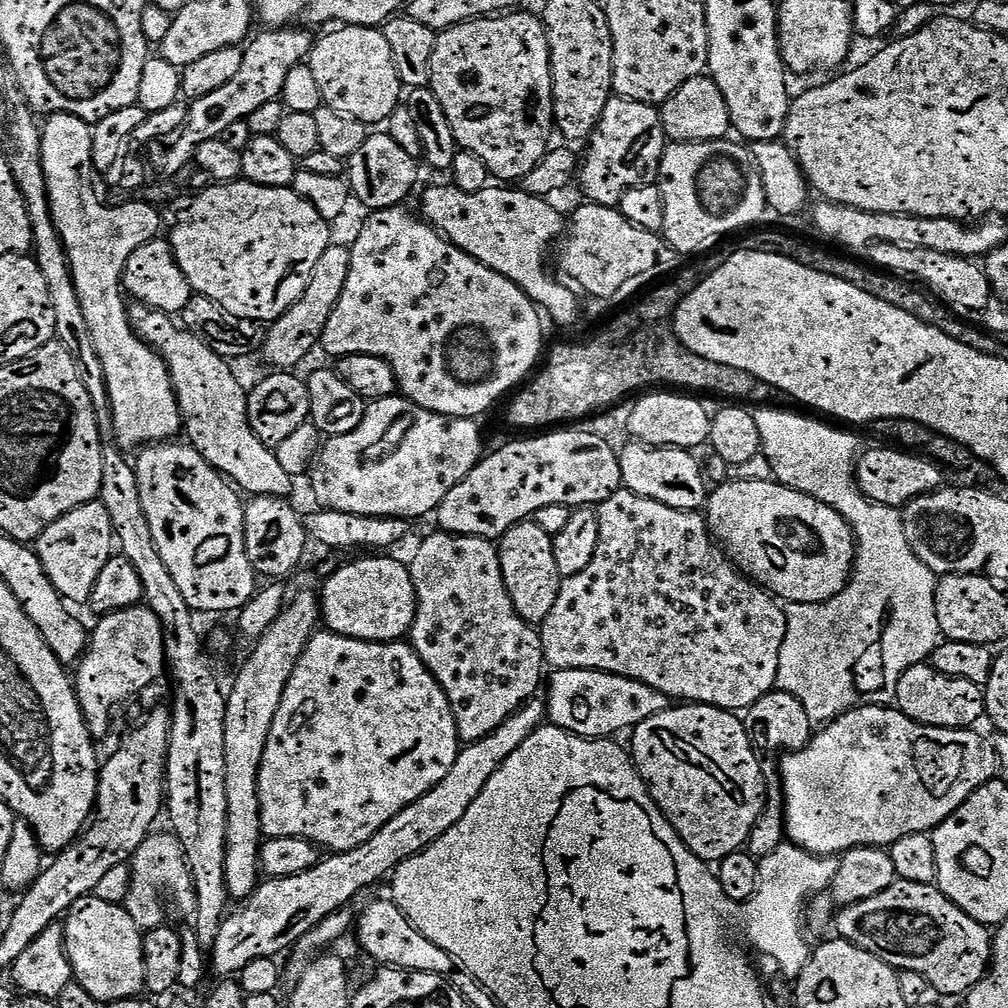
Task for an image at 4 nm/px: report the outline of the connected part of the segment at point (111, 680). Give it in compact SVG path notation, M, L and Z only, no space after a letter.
M147 606L120 609L95 621L96 629L91 629L87 637L87 649L75 665L74 687L78 706L84 715L86 726L93 738L101 738L112 728L112 711L116 704L124 704L131 696L144 692L160 675L165 675L166 661L164 658L164 631L162 622Z

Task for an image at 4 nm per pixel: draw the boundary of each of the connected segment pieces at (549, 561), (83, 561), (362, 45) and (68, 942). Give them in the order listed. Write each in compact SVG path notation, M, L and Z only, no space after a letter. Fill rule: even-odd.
M534 520L515 524L498 542L500 565L507 593L518 614L528 624L539 626L554 608L560 589L561 574L554 559L552 537Z
M99 500L76 507L69 514L52 523L36 541L36 553L62 600L85 605L102 572L114 554L115 532L109 511Z
M340 26L329 36L315 41L306 63L314 70L314 78L318 81L318 90L322 90L324 104L334 110L342 110L342 114L350 114L364 124L383 125L394 109L402 104L402 85L398 78L398 70L394 70L394 58L390 58L390 46L386 43L383 31L379 27L358 28Z
M100 894L78 898L63 917L64 945L75 983L94 994L101 1005L131 1000L145 991L144 938L136 918L124 909L123 903L111 904Z

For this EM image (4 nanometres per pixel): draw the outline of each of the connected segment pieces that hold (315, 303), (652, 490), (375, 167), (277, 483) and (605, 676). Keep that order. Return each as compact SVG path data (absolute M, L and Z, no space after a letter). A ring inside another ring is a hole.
M339 242L328 245L326 254L318 258L318 266L314 266L314 274L310 274L310 282L290 310L276 320L271 321L267 329L262 356L265 356L276 370L296 370L296 367L311 354L317 351L322 334L326 330L326 322L330 322L330 314L334 314L334 306L338 306L338 298L342 298L342 290L346 286L346 278L350 278L351 247L344 248Z
M639 442L631 443L618 452L618 476L627 491L683 512L694 512L705 507L710 488L704 485L704 472L689 449L653 448Z
M370 134L362 147L346 161L346 179L355 203L357 200L365 204L372 212L401 207L416 184L416 163L417 157L406 154L392 136Z
M133 303L128 316L132 319L132 329L137 336L156 349L168 364L172 388L180 403L182 428L187 443L196 448L209 466L231 481L241 493L249 497L291 497L294 478L285 470L282 462L278 462L275 451L267 448L249 426L248 392L232 373L228 365L231 363L177 321L176 325L169 313L156 312L144 304Z
M562 668L553 671L551 676L546 684L551 727L584 736L587 740L619 737L619 732L627 733L662 710L660 693L634 678L585 668Z

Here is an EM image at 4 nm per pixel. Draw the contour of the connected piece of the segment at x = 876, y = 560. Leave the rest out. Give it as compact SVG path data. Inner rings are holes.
M872 510L876 512L848 512L846 519L852 528L852 536L856 539L856 563L852 565L852 576L848 585L834 598L830 598L821 604L788 604L788 625L786 626L786 638L782 642L782 654L778 658L778 678L776 688L786 694L792 694L802 702L806 714L810 714L813 725L823 726L830 720L836 720L844 712L851 708L860 708L864 704L891 705L896 698L900 676L906 670L910 670L916 664L925 663L931 657L936 645L941 643L940 627L938 626L938 614L936 613L936 585L938 577L936 573L914 554L914 550L908 541L908 530L904 526L903 515L896 510Z

